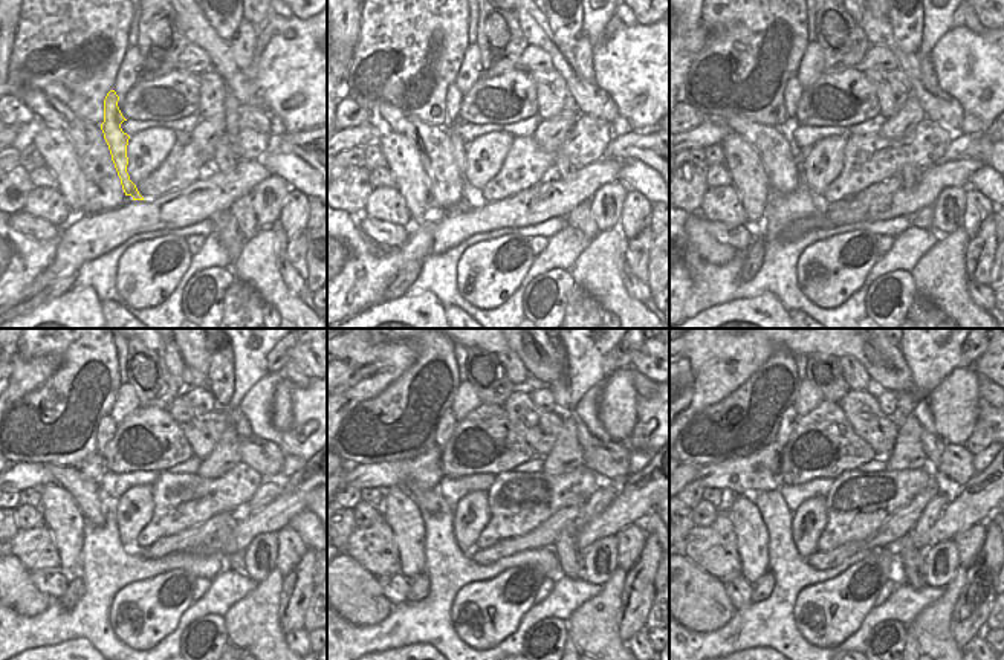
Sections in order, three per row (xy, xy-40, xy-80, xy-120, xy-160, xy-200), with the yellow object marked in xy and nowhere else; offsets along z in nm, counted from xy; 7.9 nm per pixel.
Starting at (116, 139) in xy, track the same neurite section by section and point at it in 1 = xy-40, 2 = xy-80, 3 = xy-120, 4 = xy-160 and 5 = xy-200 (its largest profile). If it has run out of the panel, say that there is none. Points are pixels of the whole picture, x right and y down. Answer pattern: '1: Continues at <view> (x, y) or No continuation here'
1: Continues at xy-40 (454, 97)
2: Continues at xy-80 (792, 92)
3: Continues at xy-120 (107, 428)
4: Continues at xy-160 (448, 422)
5: Continues at xy-200 (789, 417).

